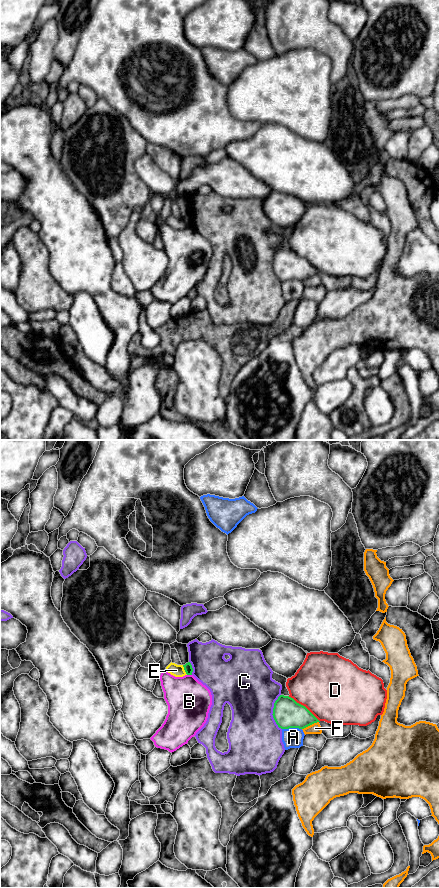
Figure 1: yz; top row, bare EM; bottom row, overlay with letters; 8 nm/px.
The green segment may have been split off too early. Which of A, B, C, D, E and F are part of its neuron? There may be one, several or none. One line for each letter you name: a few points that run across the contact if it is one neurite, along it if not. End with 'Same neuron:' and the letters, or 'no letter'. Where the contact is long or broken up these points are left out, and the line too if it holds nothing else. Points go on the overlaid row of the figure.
Same neuron: no letter

